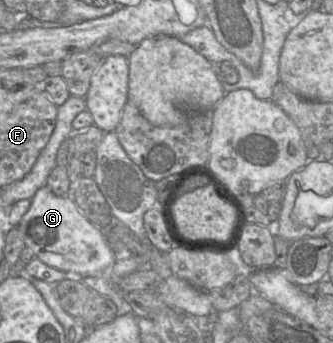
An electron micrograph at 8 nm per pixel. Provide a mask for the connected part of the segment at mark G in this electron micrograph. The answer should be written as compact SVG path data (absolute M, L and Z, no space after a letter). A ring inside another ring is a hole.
M47 185L38 189L31 198L29 210L23 215L18 228L25 246L49 267L80 276L98 276L115 262L115 254L106 234L94 226L79 210L70 196L58 197Z

